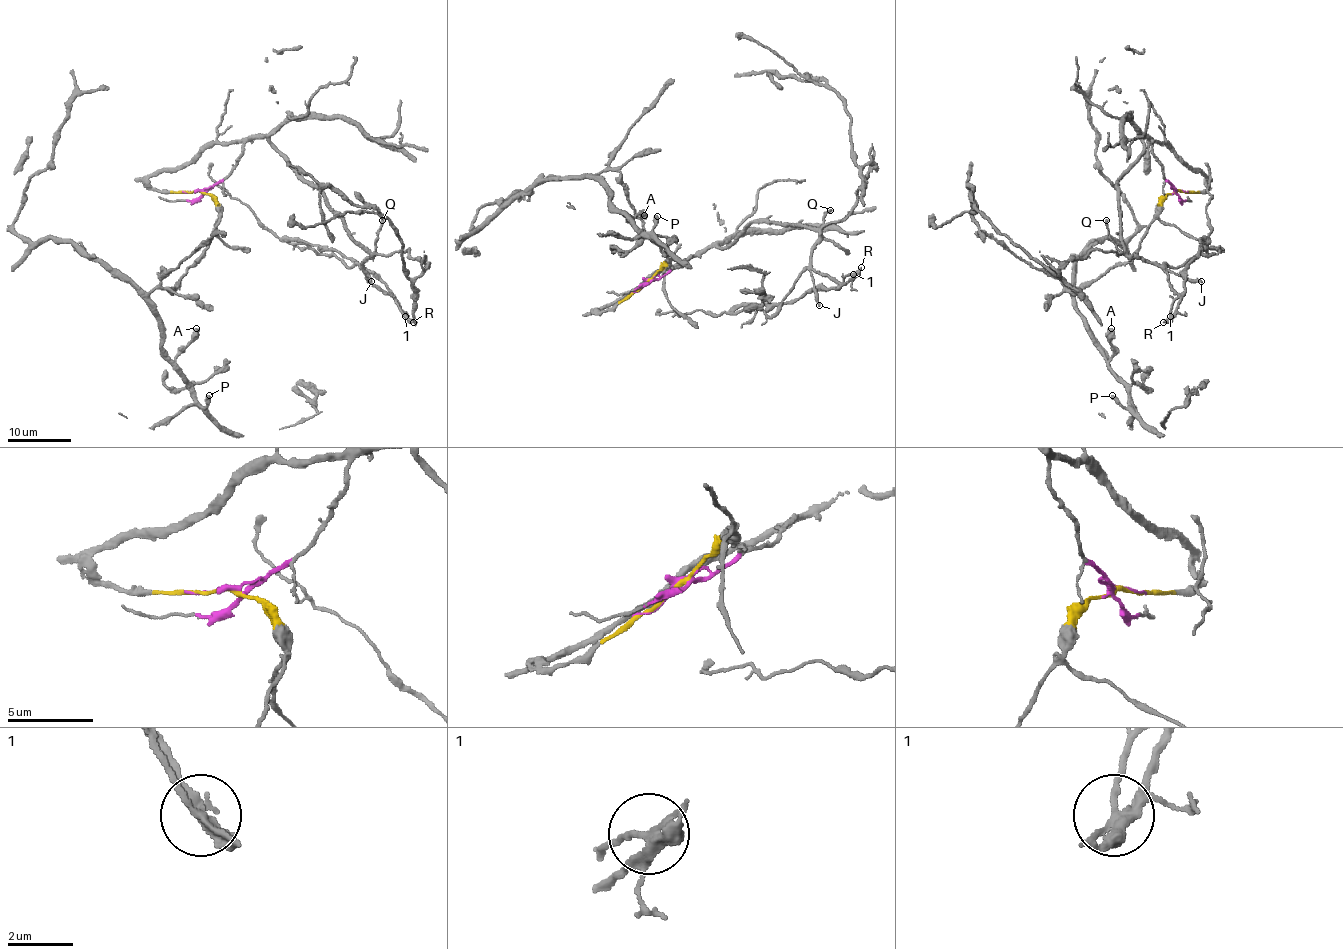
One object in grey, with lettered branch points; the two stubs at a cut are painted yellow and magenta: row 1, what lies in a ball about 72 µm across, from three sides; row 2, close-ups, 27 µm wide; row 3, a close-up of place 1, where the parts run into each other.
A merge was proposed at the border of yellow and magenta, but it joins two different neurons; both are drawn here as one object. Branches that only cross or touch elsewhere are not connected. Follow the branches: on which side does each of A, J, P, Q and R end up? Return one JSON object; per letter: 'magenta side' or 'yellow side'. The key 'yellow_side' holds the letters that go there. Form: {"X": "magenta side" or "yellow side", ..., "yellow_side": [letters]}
{"A": "yellow side", "J": "magenta side", "P": "yellow side", "Q": "magenta side", "R": "magenta side", "yellow_side": ["A", "P"]}

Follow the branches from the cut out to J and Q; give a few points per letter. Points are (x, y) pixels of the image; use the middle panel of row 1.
J: (644, 283), (691, 255), (726, 248), (752, 222), (803, 224), (819, 233), (811, 268), (819, 305)
Q: (644, 283), (659, 279), (713, 246), (726, 248), (752, 222), (820, 227), (830, 209)

